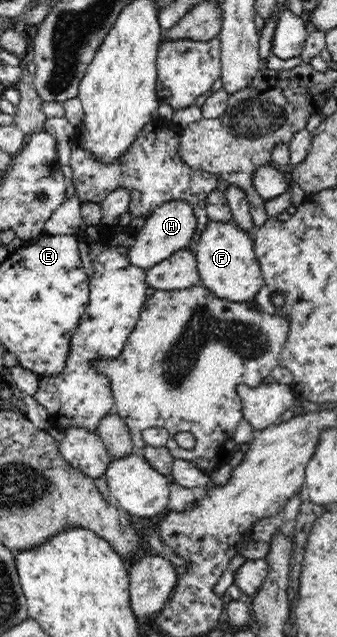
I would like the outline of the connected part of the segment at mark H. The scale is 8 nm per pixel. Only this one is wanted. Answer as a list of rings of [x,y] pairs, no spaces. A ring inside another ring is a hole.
[[[170,200],[164,203],[152,215],[147,217],[146,224],[134,236],[130,247],[130,260],[135,267],[148,270],[156,263],[168,259],[172,252],[188,248],[197,233],[198,217],[192,203],[186,200]]]

